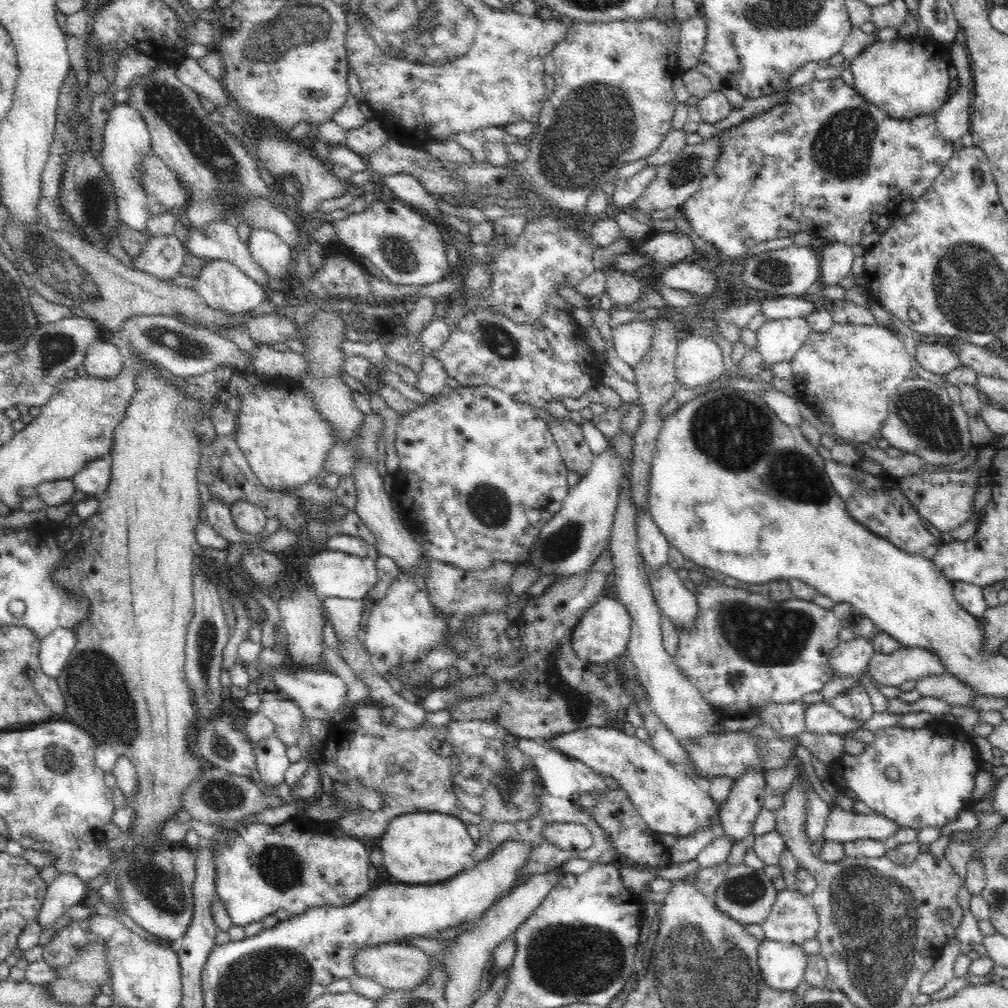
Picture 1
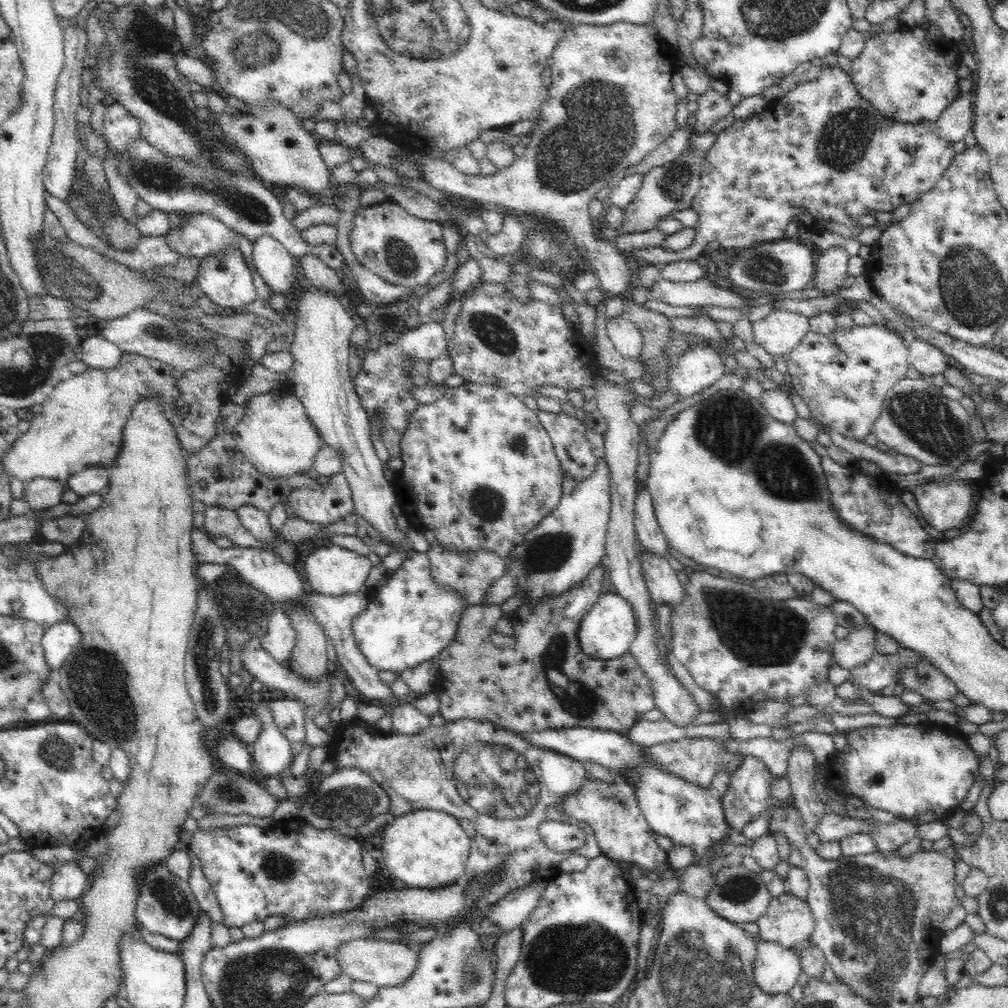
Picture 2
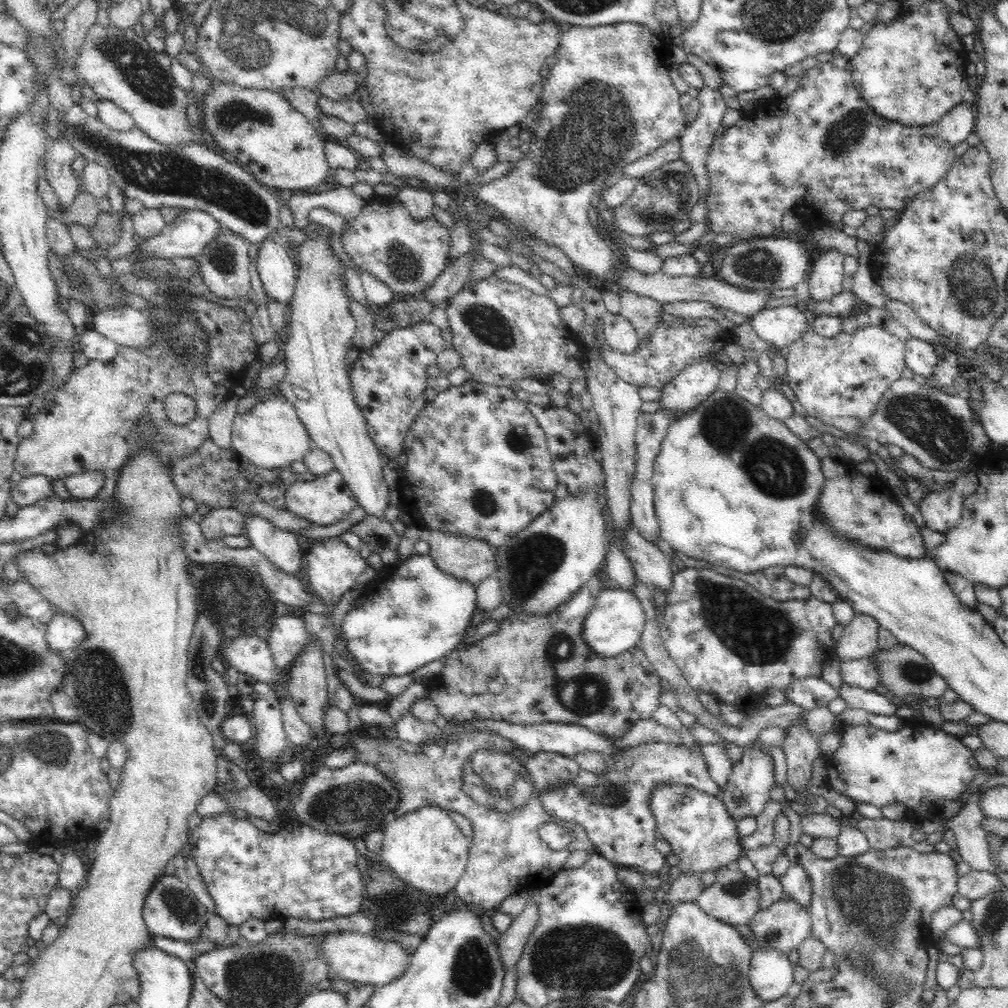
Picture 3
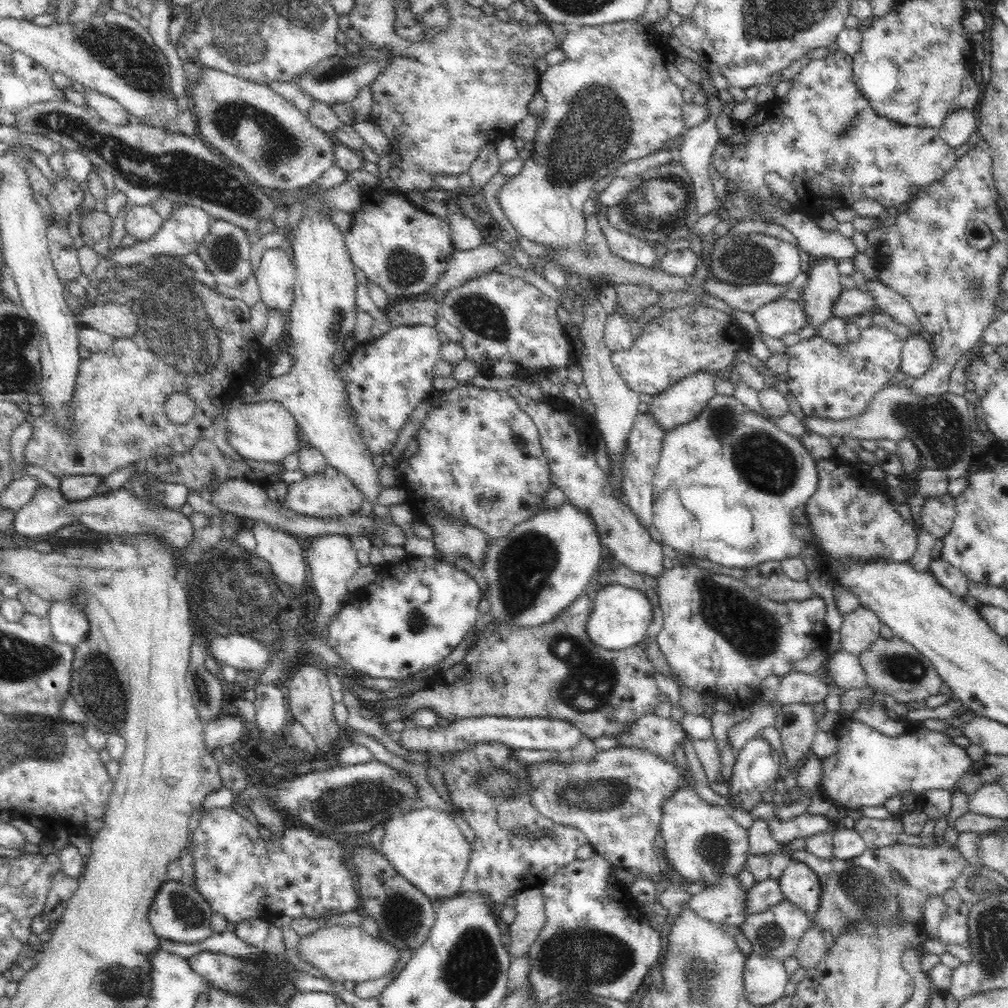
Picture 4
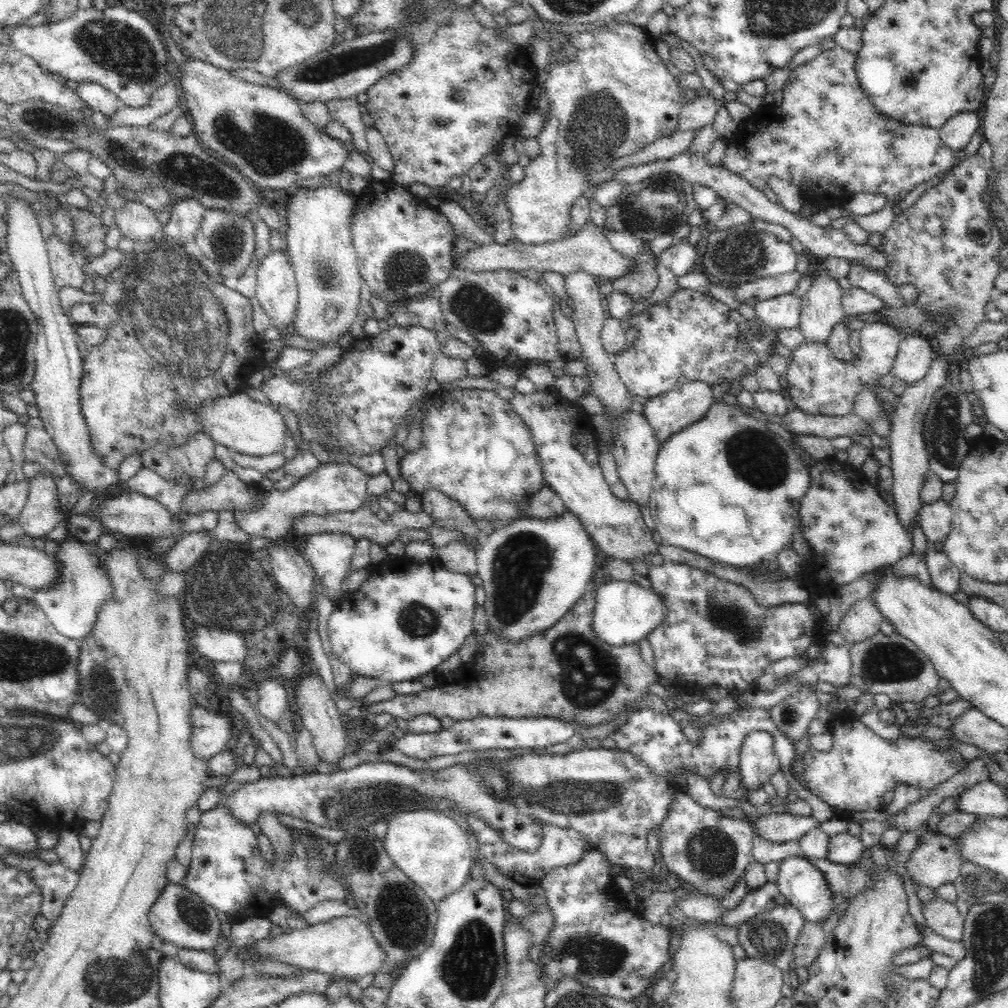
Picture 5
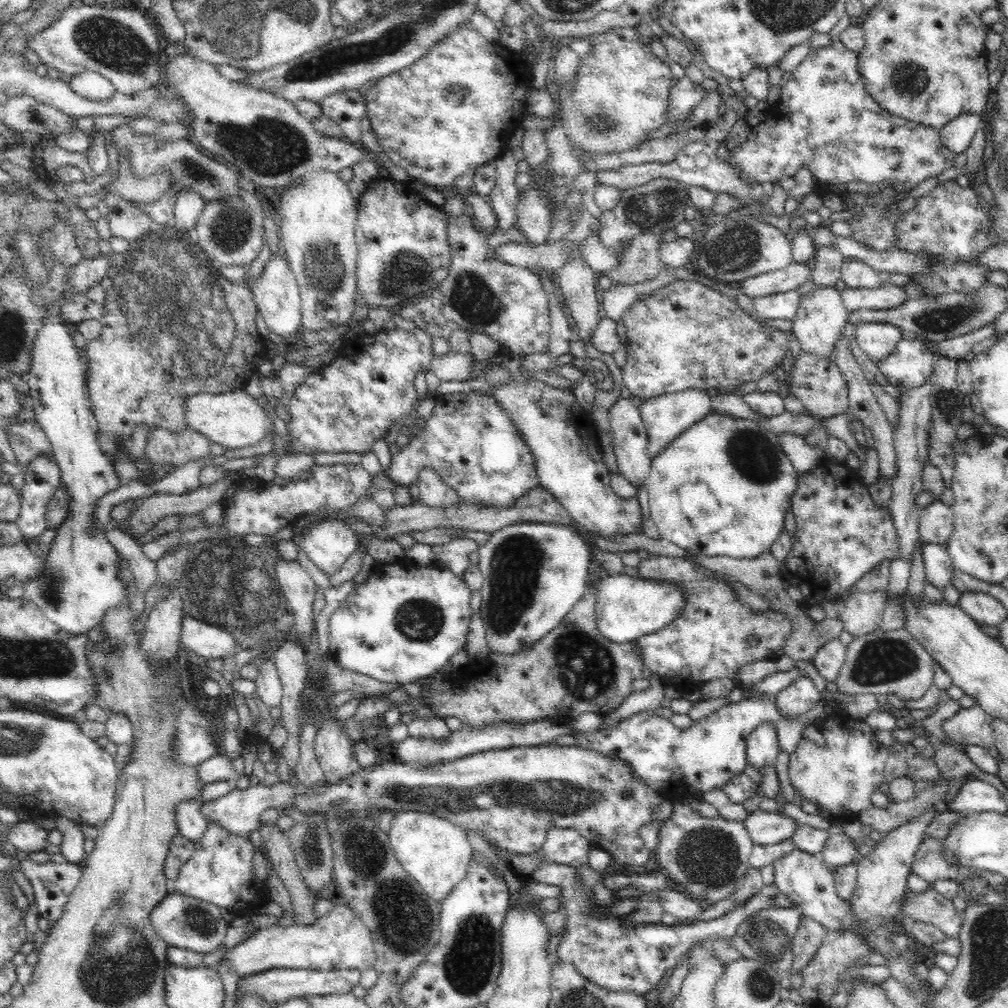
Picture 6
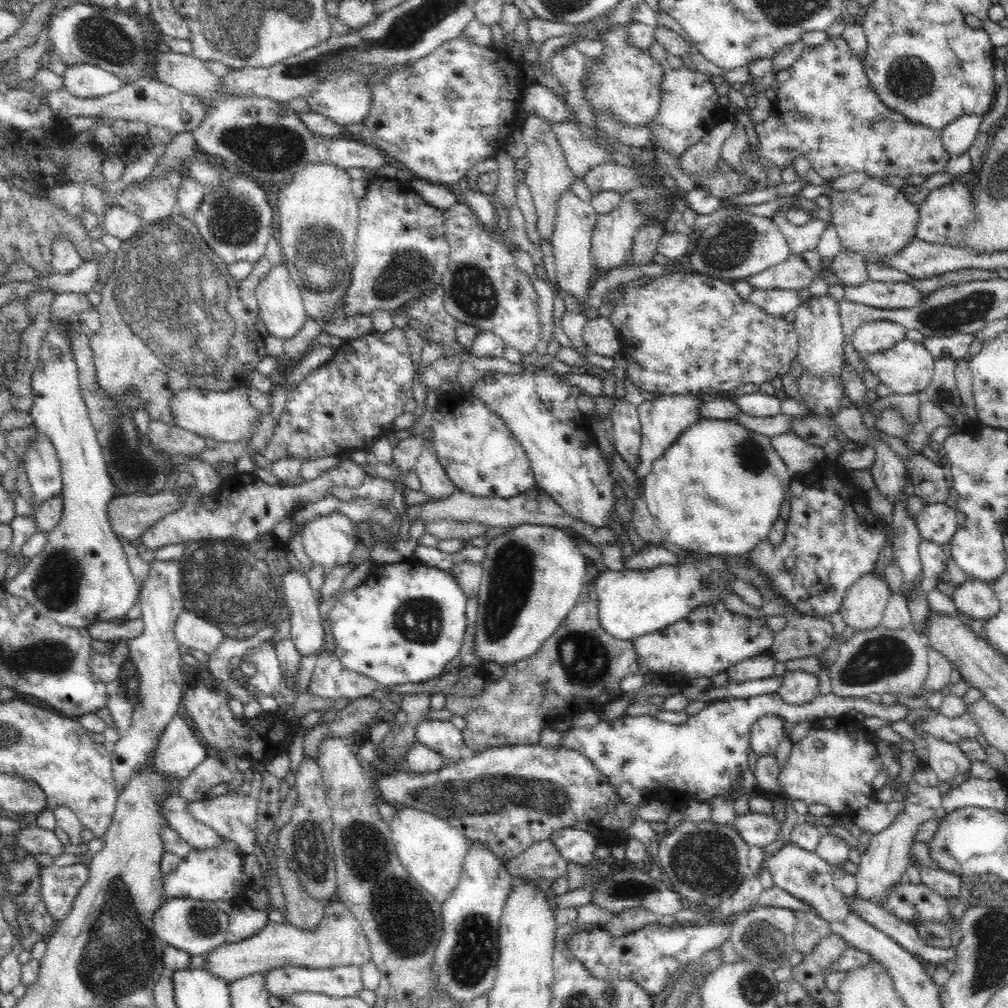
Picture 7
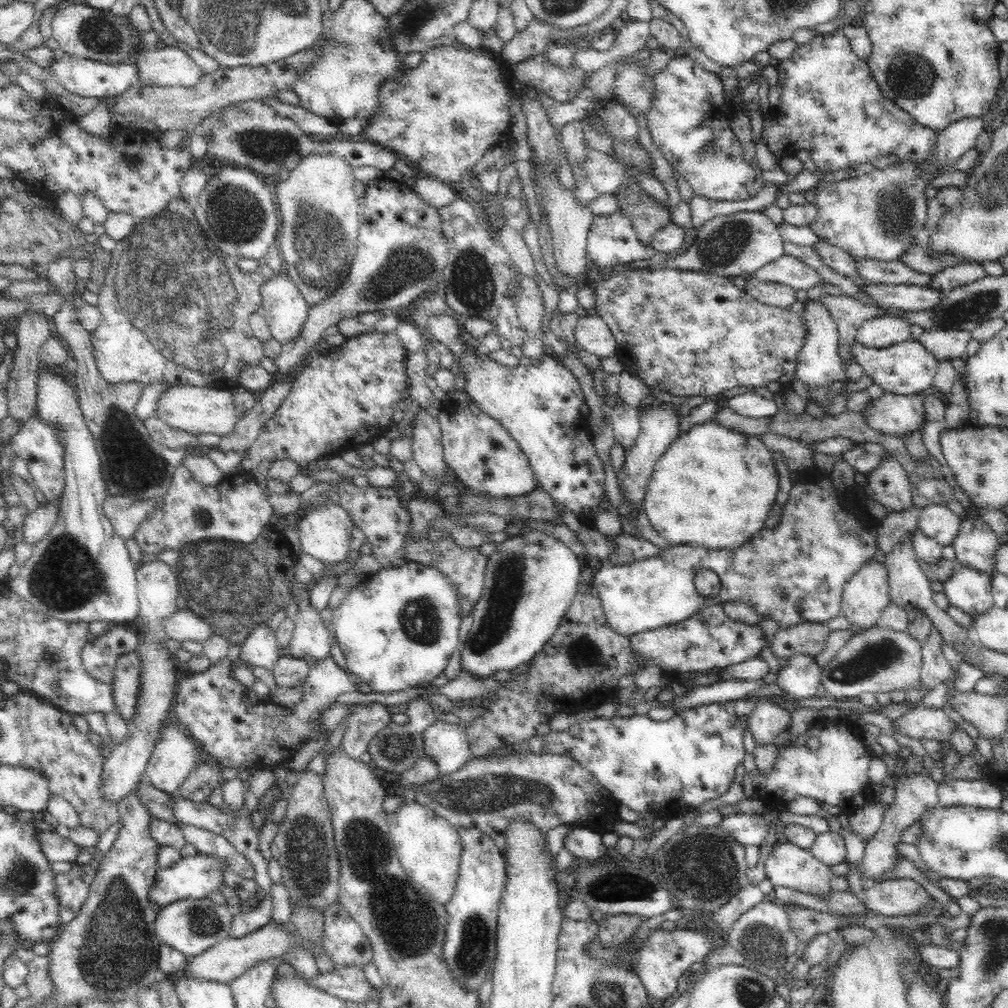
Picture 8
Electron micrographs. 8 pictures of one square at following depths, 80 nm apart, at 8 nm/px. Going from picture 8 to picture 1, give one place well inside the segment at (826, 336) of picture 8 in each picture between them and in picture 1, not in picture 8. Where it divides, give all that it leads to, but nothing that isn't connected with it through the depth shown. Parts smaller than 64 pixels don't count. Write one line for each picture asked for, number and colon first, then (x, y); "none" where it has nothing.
1: (837, 258)
2: (831, 269)
3: (825, 279)
4: (823, 288)
5: (821, 310)
6: (821, 316)
7: (817, 322)

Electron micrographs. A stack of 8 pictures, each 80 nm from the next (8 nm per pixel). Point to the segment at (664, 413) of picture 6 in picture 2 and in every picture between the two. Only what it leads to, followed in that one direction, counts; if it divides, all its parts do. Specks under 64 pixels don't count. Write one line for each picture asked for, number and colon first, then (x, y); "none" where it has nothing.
2: (697, 368)
3: (696, 382)
4: (683, 401)
5: (669, 413)

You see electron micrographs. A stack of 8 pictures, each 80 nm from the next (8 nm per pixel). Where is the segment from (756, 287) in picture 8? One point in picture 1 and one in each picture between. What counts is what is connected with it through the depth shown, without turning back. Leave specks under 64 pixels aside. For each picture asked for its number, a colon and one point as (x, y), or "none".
1: (778, 340)
2: (779, 333)
3: (780, 327)
4: (777, 319)
5: (782, 312)
6: (783, 305)
7: (775, 302)

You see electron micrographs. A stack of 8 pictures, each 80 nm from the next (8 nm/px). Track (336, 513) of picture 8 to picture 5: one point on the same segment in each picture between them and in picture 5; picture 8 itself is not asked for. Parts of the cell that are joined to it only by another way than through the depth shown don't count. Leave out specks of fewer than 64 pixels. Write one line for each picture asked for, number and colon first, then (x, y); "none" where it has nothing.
5: (329, 554)
6: (328, 544)
7: (329, 541)

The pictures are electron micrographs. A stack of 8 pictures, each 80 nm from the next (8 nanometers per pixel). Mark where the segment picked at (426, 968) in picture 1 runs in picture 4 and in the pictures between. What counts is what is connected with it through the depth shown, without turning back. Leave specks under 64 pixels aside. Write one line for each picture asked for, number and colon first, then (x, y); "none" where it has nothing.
2: (386, 963)
3: (352, 956)
4: (340, 953)

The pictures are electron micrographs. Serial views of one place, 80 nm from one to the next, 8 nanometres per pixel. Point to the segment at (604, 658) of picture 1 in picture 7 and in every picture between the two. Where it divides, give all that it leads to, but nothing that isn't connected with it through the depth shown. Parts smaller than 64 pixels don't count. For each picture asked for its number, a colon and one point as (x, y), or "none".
2: (607, 629)
3: (615, 623)
4: (620, 617)
5: (624, 613)
6: (627, 608)
7: (631, 603)

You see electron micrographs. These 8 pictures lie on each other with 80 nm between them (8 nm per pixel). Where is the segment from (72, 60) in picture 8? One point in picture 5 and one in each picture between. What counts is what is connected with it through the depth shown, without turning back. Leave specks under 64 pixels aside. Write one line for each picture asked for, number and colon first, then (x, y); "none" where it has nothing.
5: (100, 100)
6: (90, 85)
7: (89, 81)

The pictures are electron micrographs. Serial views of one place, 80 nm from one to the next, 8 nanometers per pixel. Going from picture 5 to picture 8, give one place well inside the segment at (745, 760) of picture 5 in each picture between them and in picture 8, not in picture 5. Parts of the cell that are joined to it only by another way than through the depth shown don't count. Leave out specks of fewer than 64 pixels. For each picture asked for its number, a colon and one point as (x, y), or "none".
6: (762, 748)
7: (765, 734)
8: (768, 720)

